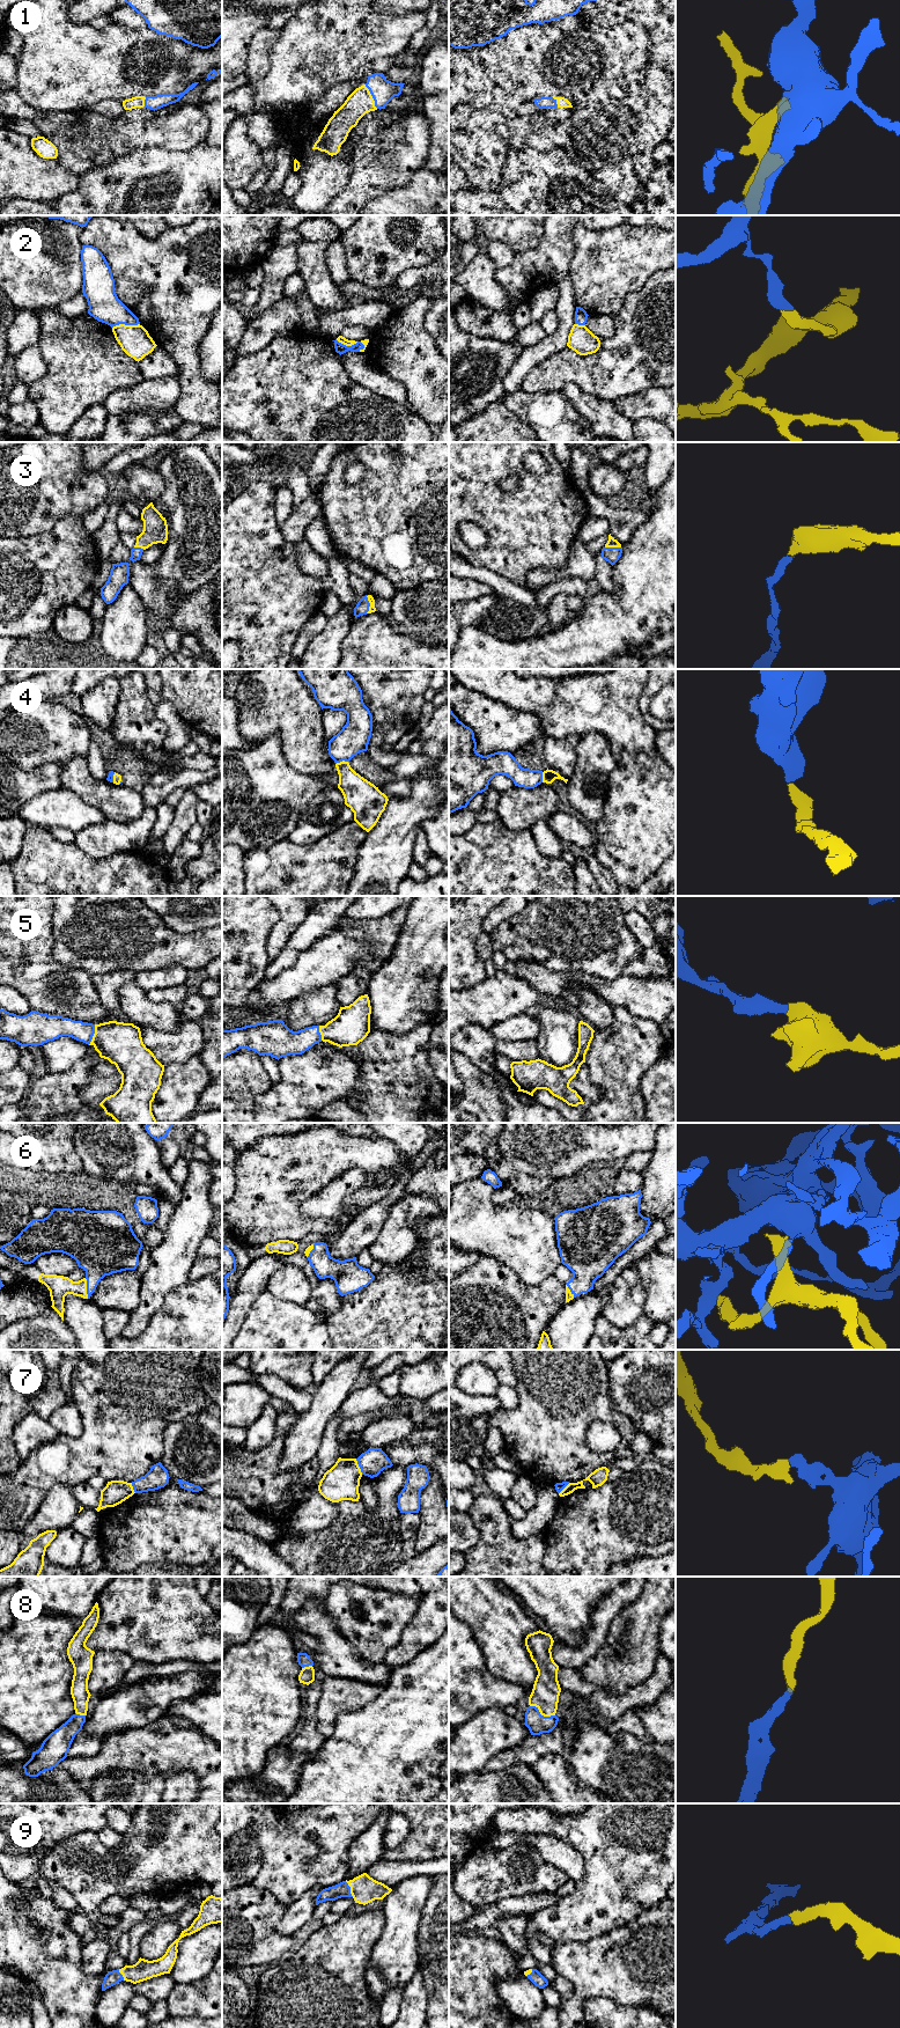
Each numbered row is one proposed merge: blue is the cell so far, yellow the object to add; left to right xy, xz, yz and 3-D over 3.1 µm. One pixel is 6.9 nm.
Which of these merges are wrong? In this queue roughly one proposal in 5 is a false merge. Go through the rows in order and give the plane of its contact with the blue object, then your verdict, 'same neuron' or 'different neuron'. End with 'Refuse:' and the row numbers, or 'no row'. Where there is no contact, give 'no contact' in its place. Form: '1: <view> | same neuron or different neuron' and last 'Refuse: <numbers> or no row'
1: xz | same neuron
2: xy | different neuron
3: xz | same neuron
4: xz | same neuron
5: xy | same neuron
6: xy | same neuron
7: xz | different neuron
8: yz | same neuron
9: xz | same neuron
Refuse: 2, 7

